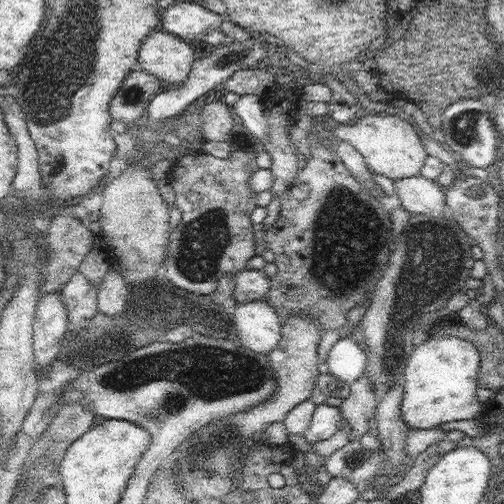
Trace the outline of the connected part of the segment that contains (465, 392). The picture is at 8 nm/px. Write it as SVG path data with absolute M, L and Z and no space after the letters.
M430 336L428 342L424 342L415 347L404 372L404 398L402 399L402 420L409 428L429 429L444 424L444 422L454 422L454 420L479 419L480 410L483 406L476 396L476 384L478 380L478 367L480 367L481 356L476 350L476 346L468 340L462 340L458 336Z

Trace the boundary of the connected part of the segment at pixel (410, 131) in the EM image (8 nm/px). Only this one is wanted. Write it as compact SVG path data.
M367 114L352 123L341 123L332 135L354 146L372 174L386 176L393 181L420 175L428 156L413 126L394 114Z

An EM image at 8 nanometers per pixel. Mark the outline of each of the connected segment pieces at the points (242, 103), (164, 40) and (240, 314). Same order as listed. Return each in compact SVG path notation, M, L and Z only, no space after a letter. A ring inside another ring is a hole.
M246 94L234 104L236 113L242 118L242 124L258 138L260 142L268 142L268 121L264 117L266 101L260 95Z
M157 29L151 32L143 41L137 61L146 72L149 72L149 74L156 76L158 80L162 81L164 89L173 88L181 86L188 79L194 61L194 52L194 48L190 44L186 44L179 37L163 29Z
M264 299L245 304L230 302L230 305L233 307L232 318L242 346L258 354L269 354L278 346L278 342L282 340L282 322L274 306L267 304Z

